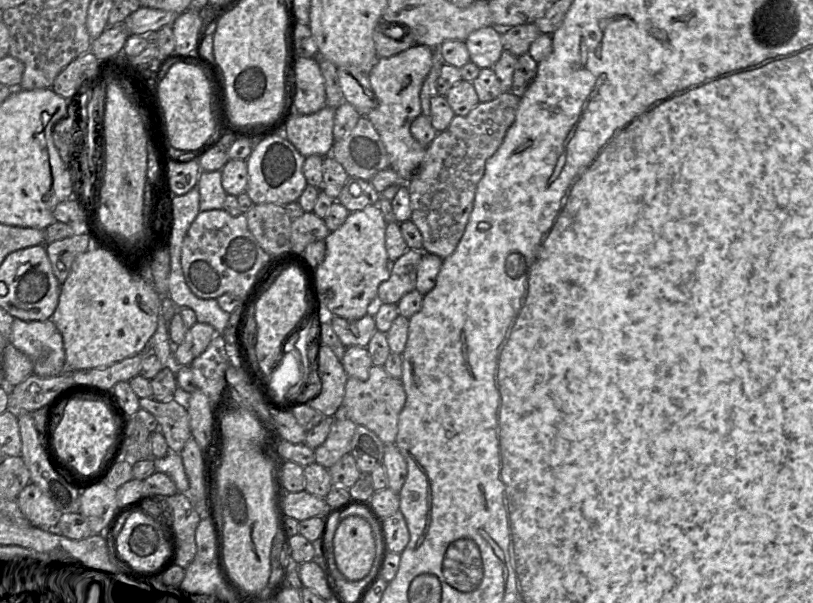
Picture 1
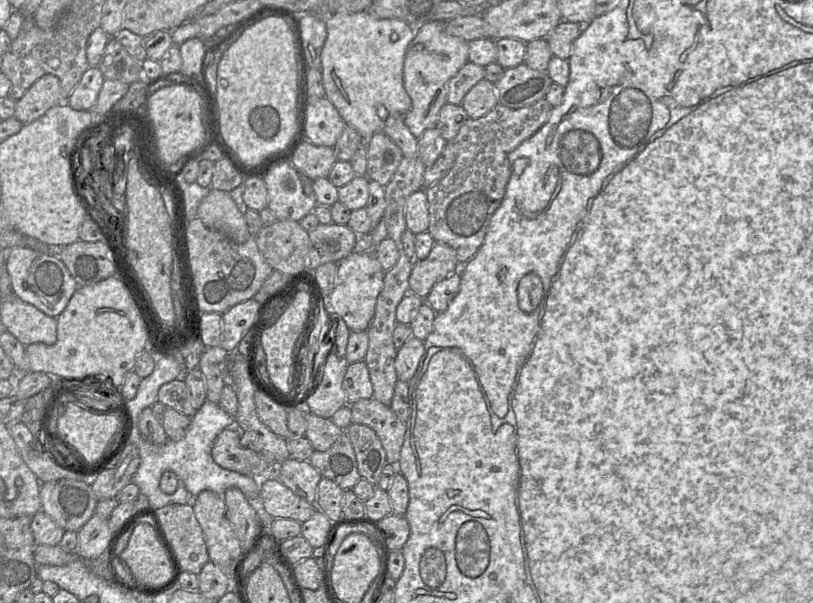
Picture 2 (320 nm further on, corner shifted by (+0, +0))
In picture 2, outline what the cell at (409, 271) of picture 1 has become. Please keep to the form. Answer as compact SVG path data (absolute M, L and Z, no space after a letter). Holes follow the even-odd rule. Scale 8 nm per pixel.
M435 242L425 259L414 260L409 276L409 293L425 299L436 283L456 271L460 272L456 252L443 242Z

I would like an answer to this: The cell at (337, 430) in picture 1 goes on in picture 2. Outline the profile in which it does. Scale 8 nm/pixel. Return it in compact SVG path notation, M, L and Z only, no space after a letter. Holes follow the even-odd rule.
M306 409L305 419L305 437L316 451L328 450L346 430L336 426L331 419L319 417Z

